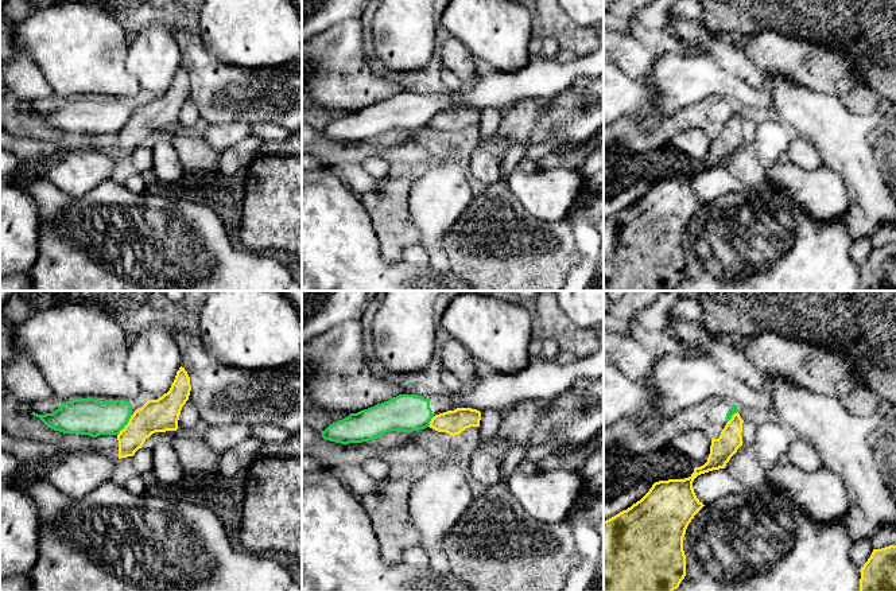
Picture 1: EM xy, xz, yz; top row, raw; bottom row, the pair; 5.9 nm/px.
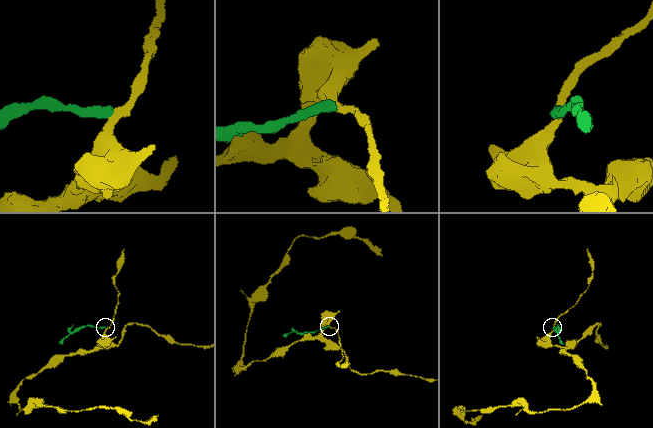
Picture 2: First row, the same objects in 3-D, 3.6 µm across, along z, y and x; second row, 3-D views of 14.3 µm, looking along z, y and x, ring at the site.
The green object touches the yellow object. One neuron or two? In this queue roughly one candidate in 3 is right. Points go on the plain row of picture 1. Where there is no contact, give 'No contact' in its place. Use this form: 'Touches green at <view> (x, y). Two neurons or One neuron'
Touches green at xy (125, 123). Two neurons

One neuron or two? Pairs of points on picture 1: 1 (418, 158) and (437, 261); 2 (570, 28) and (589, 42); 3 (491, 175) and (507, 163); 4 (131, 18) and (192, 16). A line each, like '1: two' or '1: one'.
1: two
2: one
3: two
4: one

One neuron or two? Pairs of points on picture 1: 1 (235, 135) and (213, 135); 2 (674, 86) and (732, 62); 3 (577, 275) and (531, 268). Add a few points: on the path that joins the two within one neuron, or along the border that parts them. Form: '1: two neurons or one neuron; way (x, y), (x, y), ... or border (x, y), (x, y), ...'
1: one neuron; way (229, 135), (218, 135)
2: two neurons; border (694, 49), (706, 53), (720, 66), (747, 84)
3: two neurons; border (576, 242), (580, 260), (567, 276)

